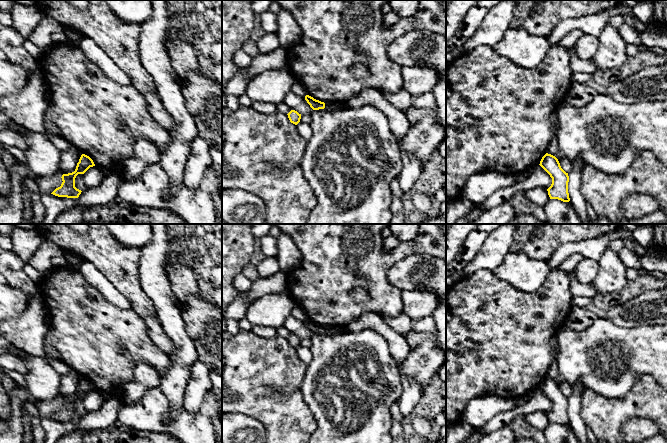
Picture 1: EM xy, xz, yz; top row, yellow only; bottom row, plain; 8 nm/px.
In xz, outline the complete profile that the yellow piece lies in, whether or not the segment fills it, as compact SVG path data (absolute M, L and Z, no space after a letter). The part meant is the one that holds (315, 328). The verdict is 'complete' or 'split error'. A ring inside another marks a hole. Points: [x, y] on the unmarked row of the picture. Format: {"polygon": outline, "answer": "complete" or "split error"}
{"polygon": "M306 319L305 324L313 334L319 334L325 332L325 327L314 323L313 321Z", "answer": "complete"}

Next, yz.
{"polygon": "M546 377L539 388L552 402L552 408L547 413L550 423L569 426L568 406L569 400L560 390L558 383Z", "answer": "complete"}

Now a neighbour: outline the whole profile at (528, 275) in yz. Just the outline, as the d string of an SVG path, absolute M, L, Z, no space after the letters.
M509 251L493 272L511 286L533 293L545 283L550 271L546 261L530 259L523 252Z

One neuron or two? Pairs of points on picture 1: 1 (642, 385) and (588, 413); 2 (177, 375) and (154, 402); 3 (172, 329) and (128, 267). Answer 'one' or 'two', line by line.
1: one
2: two
3: two

